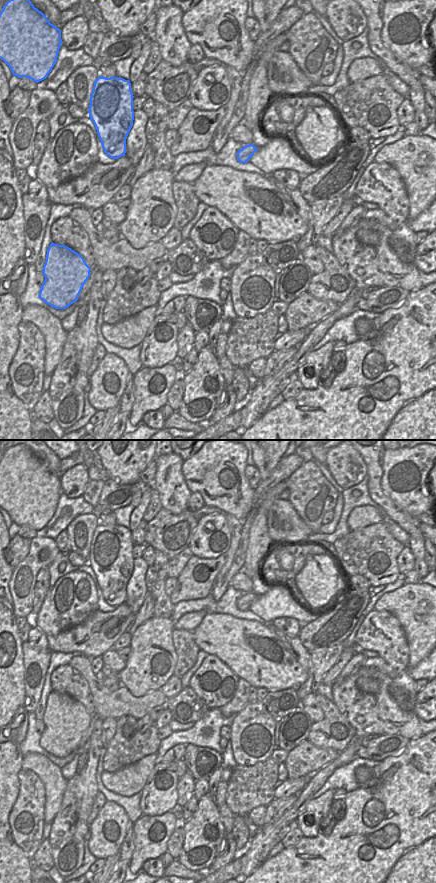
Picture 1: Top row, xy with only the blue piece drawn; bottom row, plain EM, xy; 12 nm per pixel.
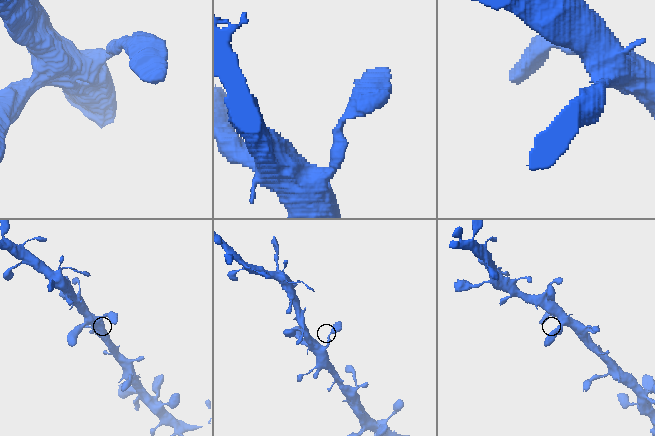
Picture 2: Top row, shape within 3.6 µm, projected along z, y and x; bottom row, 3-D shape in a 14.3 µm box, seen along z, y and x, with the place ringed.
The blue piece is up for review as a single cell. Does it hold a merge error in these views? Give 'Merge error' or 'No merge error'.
No merge error

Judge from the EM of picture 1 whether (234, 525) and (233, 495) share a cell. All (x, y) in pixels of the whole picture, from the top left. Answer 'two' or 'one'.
two

